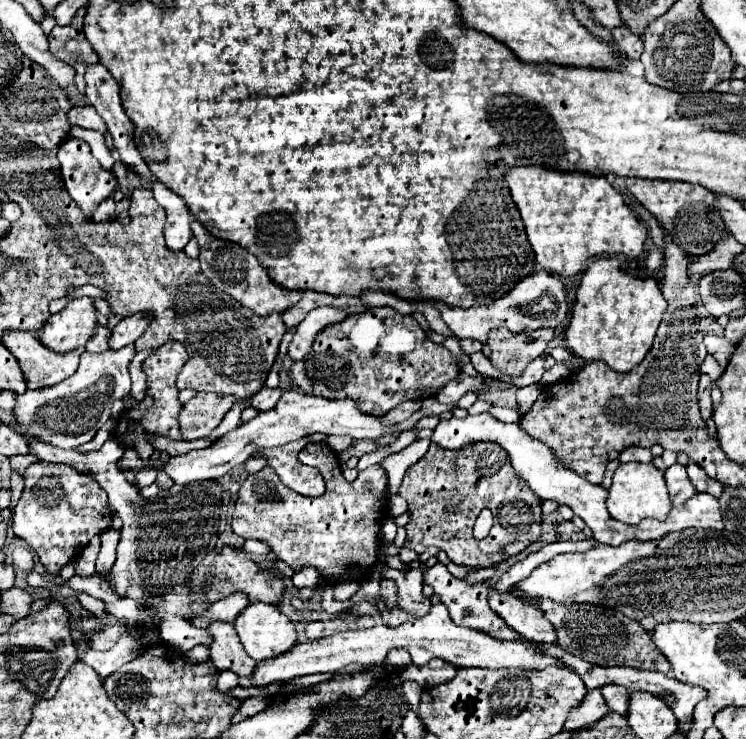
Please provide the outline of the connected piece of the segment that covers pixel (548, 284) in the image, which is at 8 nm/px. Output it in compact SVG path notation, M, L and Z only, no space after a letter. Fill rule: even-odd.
M536 271L536 277L528 277L524 281L520 281L512 293L508 291L504 297L488 303L488 305L472 305L468 309L462 307L448 307L446 303L432 303L442 319L446 321L446 325L450 327L450 331L458 337L470 337L470 339L478 339L480 343L486 343L488 333L496 327L506 327L512 333L522 333L522 331L532 331L538 327L558 327L564 319L566 319L566 287L560 281L558 275L546 273L546 271ZM530 295L536 295L534 301L526 301L530 299Z

